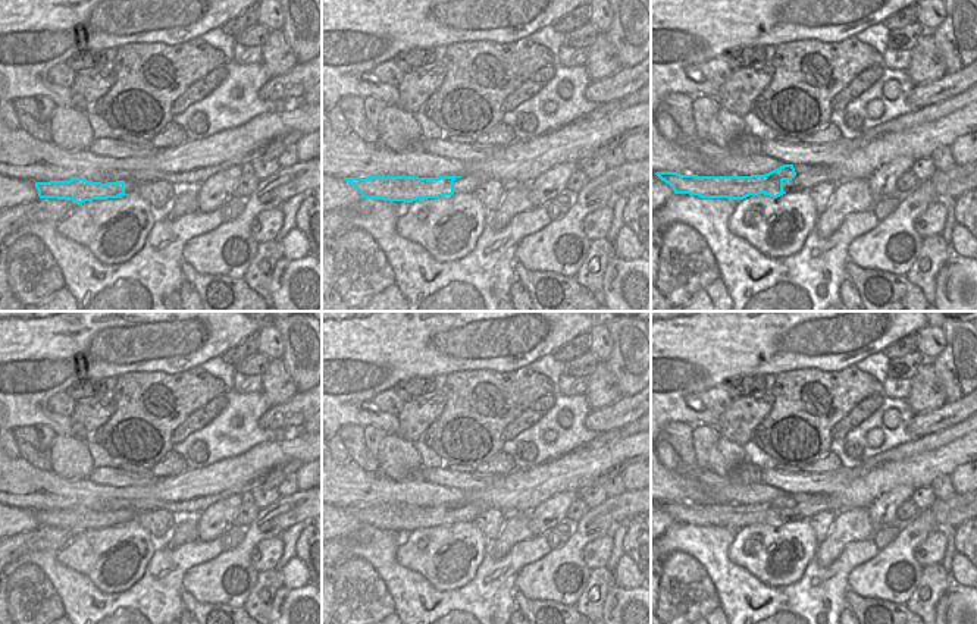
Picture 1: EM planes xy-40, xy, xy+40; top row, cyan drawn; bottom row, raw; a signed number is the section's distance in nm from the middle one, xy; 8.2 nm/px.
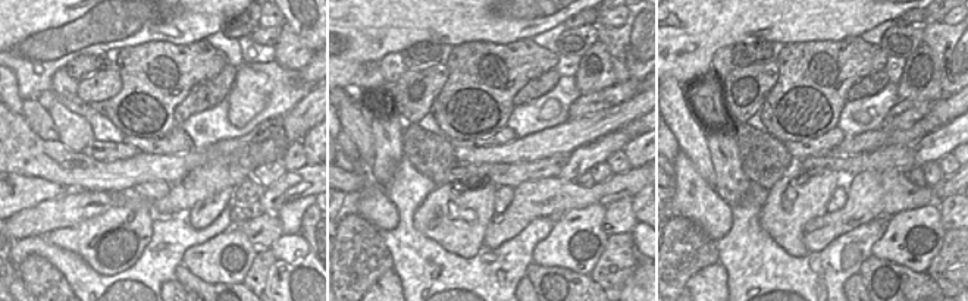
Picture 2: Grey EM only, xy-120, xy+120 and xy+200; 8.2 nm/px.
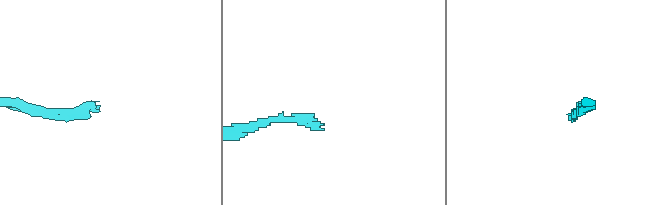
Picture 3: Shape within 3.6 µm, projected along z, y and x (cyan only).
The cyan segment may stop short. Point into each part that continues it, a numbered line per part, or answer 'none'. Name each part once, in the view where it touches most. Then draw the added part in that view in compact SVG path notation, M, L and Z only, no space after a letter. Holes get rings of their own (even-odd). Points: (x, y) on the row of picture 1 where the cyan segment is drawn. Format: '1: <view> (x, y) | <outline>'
1: xy+40 (807, 176) | M793 164L796 176L792 181L783 181L785 192L810 189L821 182L840 182L840 170L827 164Z

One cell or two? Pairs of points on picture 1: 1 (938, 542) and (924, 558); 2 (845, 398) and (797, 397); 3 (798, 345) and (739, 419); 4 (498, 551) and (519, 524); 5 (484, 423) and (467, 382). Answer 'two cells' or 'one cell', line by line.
1: one cell
2: one cell
3: two cells
4: one cell
5: one cell

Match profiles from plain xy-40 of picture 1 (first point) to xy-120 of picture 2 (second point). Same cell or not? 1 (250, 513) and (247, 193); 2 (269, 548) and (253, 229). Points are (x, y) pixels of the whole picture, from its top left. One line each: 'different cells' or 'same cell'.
1: same cell
2: same cell

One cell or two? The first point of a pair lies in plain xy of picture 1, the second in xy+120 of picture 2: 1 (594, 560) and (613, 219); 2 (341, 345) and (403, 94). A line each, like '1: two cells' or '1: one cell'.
1: one cell
2: two cells

